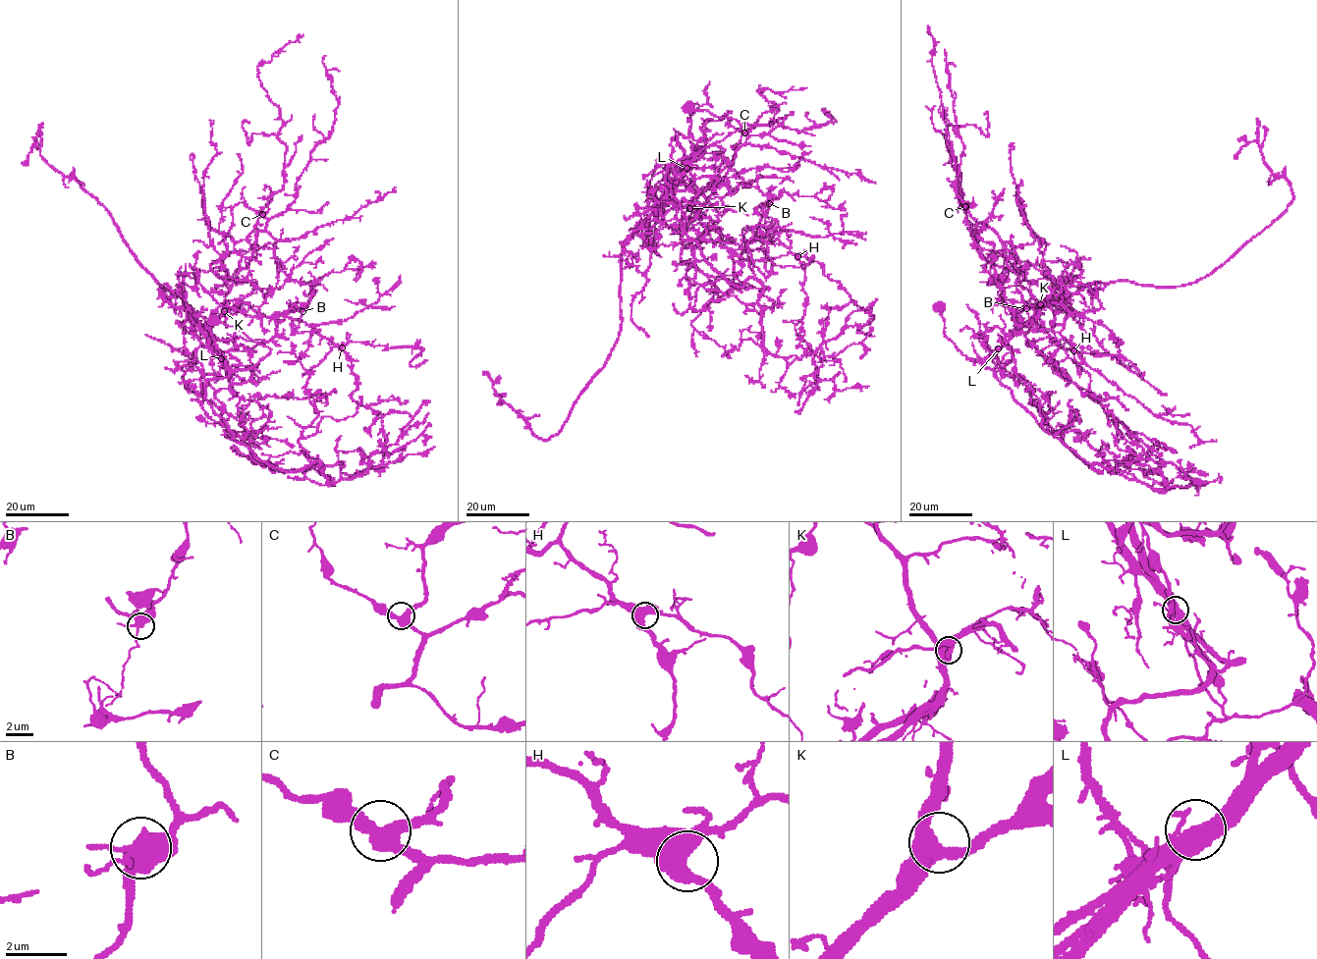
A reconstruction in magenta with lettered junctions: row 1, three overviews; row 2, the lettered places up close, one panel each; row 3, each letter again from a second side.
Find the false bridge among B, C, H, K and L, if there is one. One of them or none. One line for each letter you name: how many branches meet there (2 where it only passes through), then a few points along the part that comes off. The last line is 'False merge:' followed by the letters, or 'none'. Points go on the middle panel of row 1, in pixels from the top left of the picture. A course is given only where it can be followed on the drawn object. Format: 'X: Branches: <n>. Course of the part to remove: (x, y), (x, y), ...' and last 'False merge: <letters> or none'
L: Branches: 3. Course of the part to remove: (686, 169), (624, 243), (616, 344), (558, 433), (547, 440), (534, 435), (482, 372)
False merge: L

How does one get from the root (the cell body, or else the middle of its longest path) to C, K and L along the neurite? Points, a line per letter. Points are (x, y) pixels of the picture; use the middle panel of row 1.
C: (688, 107), (734, 119), (740, 127), (692, 161), (674, 191), (681, 207), (724, 178), (748, 136), (744, 133)
K: (688, 107), (734, 119), (740, 127), (722, 140), (706, 146), (679, 180), (673, 201), (689, 208)
L: (688, 107), (734, 119), (740, 127), (722, 140), (706, 146), (686, 169)

